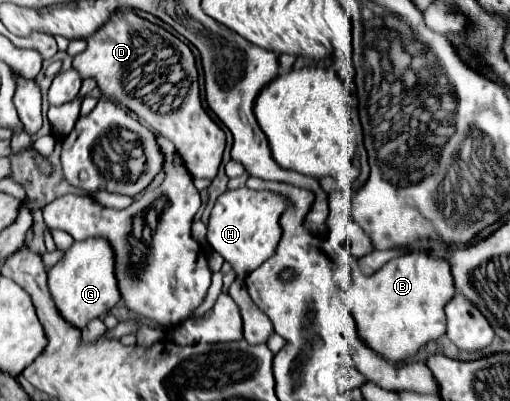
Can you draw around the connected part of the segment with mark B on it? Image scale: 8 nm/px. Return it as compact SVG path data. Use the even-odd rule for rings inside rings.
M412 249L410 253L388 261L374 275L362 275L356 267L352 281L344 293L358 333L368 347L388 361L400 363L416 355L428 341L436 341L446 333L444 307L454 297L456 289L450 275L450 263L444 257L434 257L430 249Z

